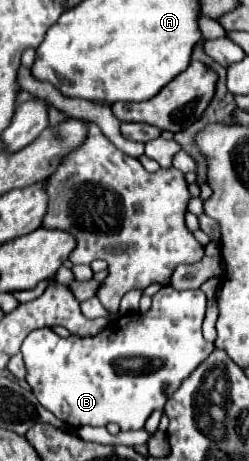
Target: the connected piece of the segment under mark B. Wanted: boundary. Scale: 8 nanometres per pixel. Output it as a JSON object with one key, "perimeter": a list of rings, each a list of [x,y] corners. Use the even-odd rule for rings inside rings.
{"perimeter":[[[162,287],[152,301],[152,307],[146,313],[132,313],[122,315],[116,321],[108,323],[108,327],[94,337],[58,337],[52,329],[36,329],[32,331],[24,343],[22,343],[22,357],[26,367],[26,381],[32,387],[32,393],[44,405],[48,411],[52,411],[58,419],[68,423],[70,427],[82,427],[82,425],[108,425],[118,423],[122,431],[142,429],[146,419],[154,409],[164,409],[164,403],[176,387],[214,351],[214,345],[208,343],[202,337],[202,321],[206,311],[206,295],[200,289],[190,291],[174,291],[172,287]],[[146,337],[158,337],[162,341],[158,343],[146,343]],[[128,357],[144,357],[148,361],[160,361],[158,369],[132,375],[132,373],[120,373],[116,375],[116,361],[128,359]]]}

